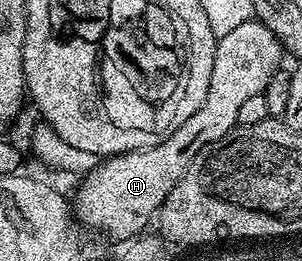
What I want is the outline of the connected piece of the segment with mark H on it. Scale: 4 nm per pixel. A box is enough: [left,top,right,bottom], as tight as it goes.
[71,18,283,242]

